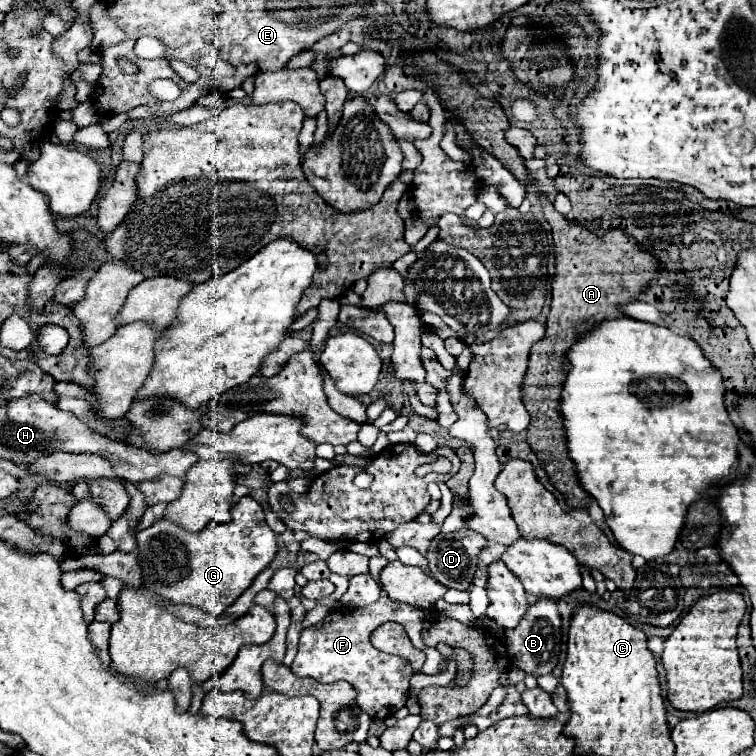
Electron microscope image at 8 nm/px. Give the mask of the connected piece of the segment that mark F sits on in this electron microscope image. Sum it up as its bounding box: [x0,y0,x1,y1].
[290,594,424,718]

